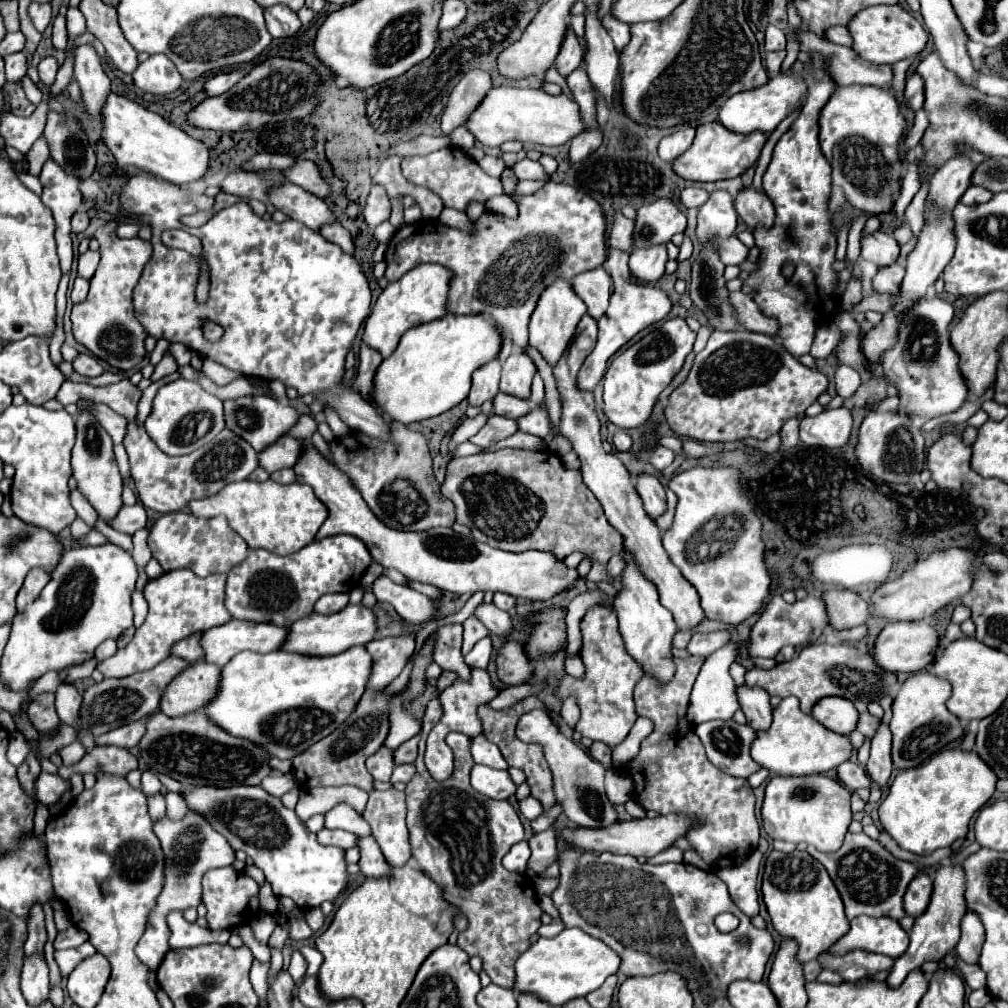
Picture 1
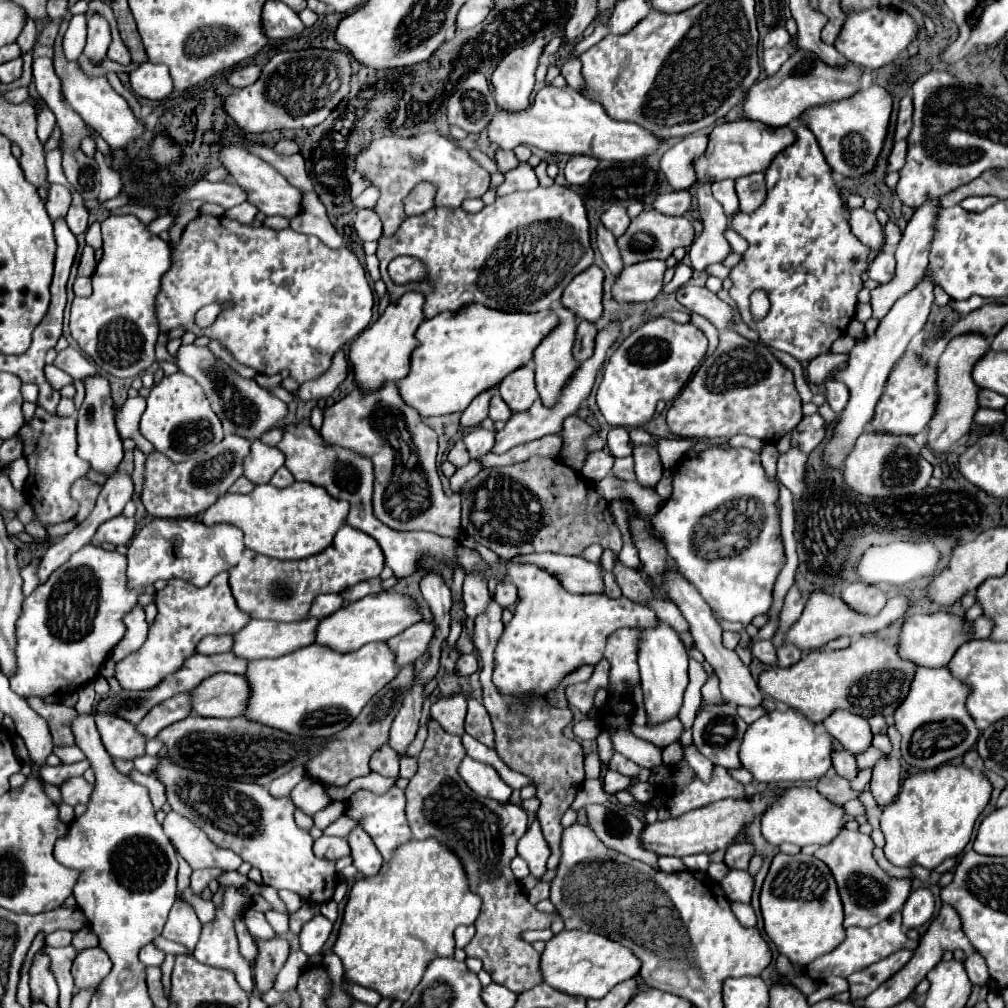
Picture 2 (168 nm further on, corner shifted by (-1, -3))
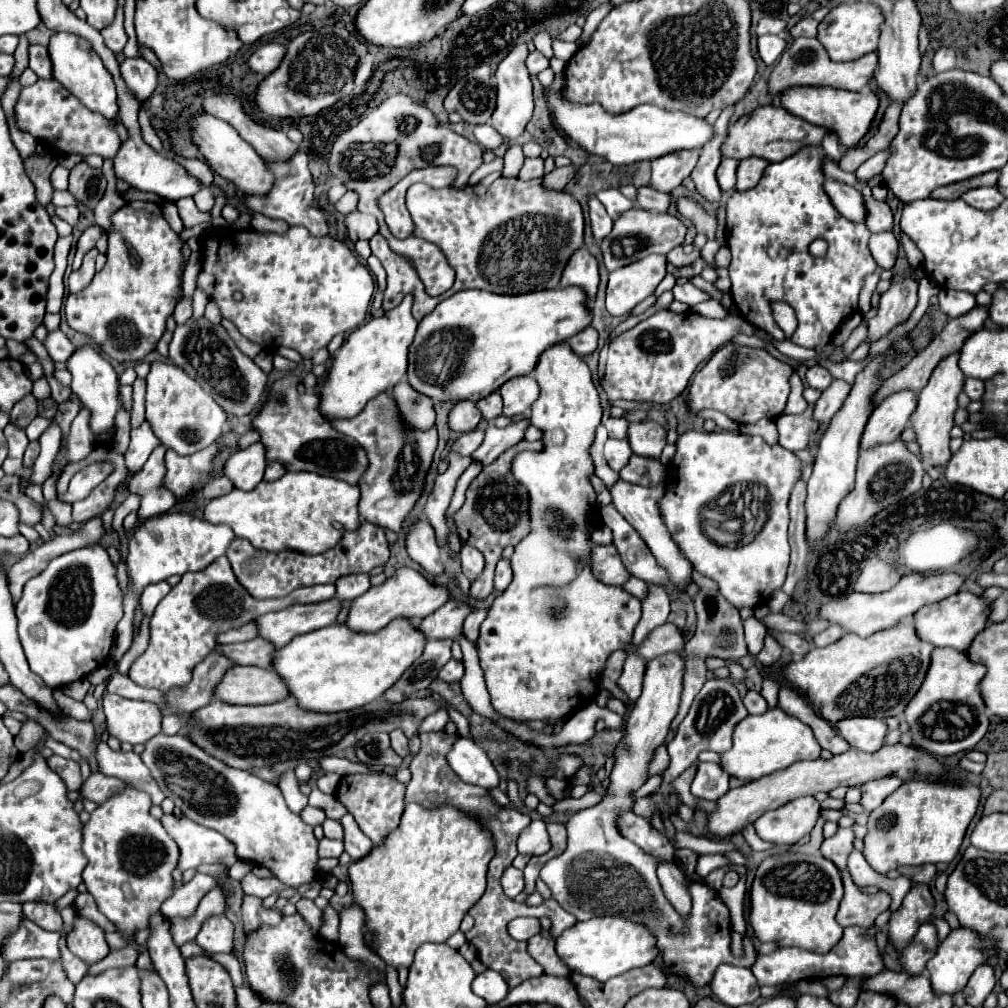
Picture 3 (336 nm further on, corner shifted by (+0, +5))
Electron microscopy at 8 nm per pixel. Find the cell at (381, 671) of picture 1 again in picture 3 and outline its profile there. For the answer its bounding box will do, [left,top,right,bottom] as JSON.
[419,600,475,640]

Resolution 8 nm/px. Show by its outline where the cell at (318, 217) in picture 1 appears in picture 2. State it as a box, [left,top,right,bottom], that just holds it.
[220,146,302,220]

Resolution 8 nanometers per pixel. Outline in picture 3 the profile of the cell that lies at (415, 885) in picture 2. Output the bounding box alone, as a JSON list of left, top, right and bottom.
[349,804,495,966]

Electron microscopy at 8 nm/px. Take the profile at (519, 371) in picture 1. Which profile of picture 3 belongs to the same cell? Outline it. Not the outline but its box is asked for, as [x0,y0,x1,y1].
[499,376,539,418]

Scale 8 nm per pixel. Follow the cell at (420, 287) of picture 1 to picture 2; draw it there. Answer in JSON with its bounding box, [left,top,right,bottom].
[350,292,424,390]

